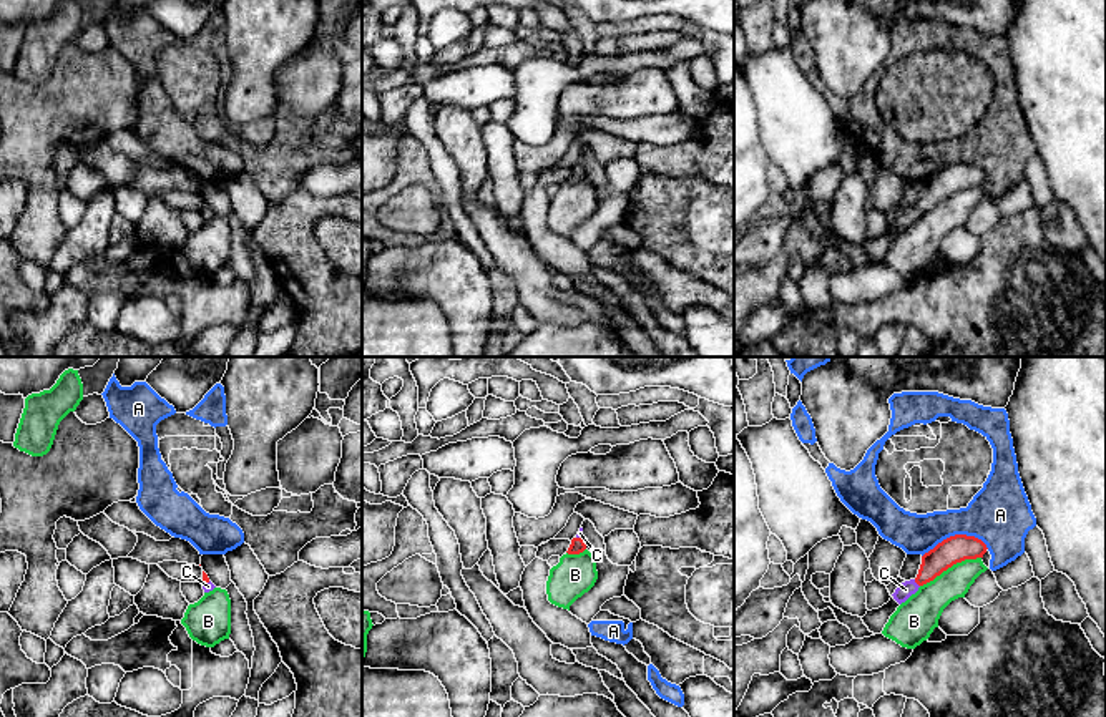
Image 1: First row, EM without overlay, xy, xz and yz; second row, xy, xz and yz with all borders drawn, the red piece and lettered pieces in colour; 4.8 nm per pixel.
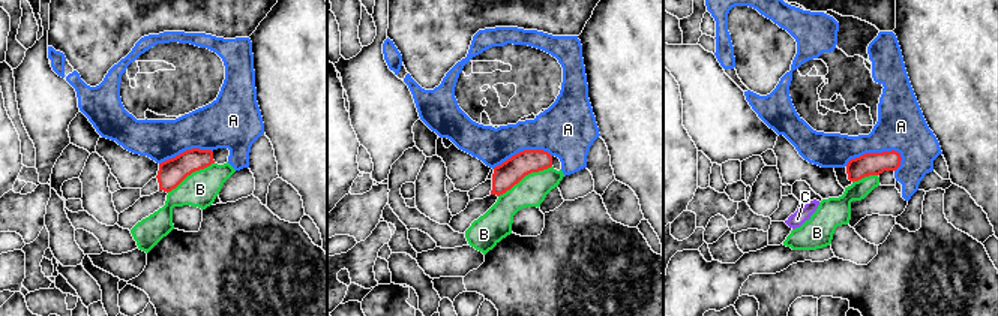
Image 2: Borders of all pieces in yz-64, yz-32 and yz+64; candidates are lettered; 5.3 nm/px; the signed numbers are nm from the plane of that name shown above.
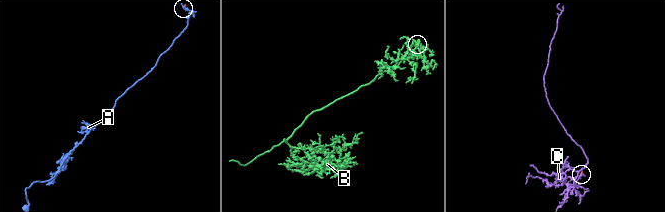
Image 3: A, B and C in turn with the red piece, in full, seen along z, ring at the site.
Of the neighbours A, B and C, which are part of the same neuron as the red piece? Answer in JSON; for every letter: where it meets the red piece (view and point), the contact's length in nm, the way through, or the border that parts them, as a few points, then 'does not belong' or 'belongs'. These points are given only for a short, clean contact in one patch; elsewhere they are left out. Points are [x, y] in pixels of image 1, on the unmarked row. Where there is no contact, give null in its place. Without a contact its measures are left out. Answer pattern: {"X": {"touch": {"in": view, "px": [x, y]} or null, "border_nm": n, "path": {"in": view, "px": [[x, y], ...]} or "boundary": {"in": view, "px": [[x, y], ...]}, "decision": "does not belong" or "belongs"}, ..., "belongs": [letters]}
{"A": {"touch": {"in": "yz", "px": [955, 163]}, "border_nm": 340, "decision": "does not belong"}, "B": {"touch": {"in": "yz", "px": [950, 195]}, "border_nm": 320, "boundary": {"in": "yz", "px": [[980, 185], [957, 190], [920, 214]]}, "decision": "does not belong"}, "C": {"touch": {"in": "yz", "px": [915, 209]}, "border_nm": 50, "path": {"in": "yz", "px": [[954, 178], [915, 209], [905, 218]]}, "decision": "belongs"}, "belongs": ["C"]}

